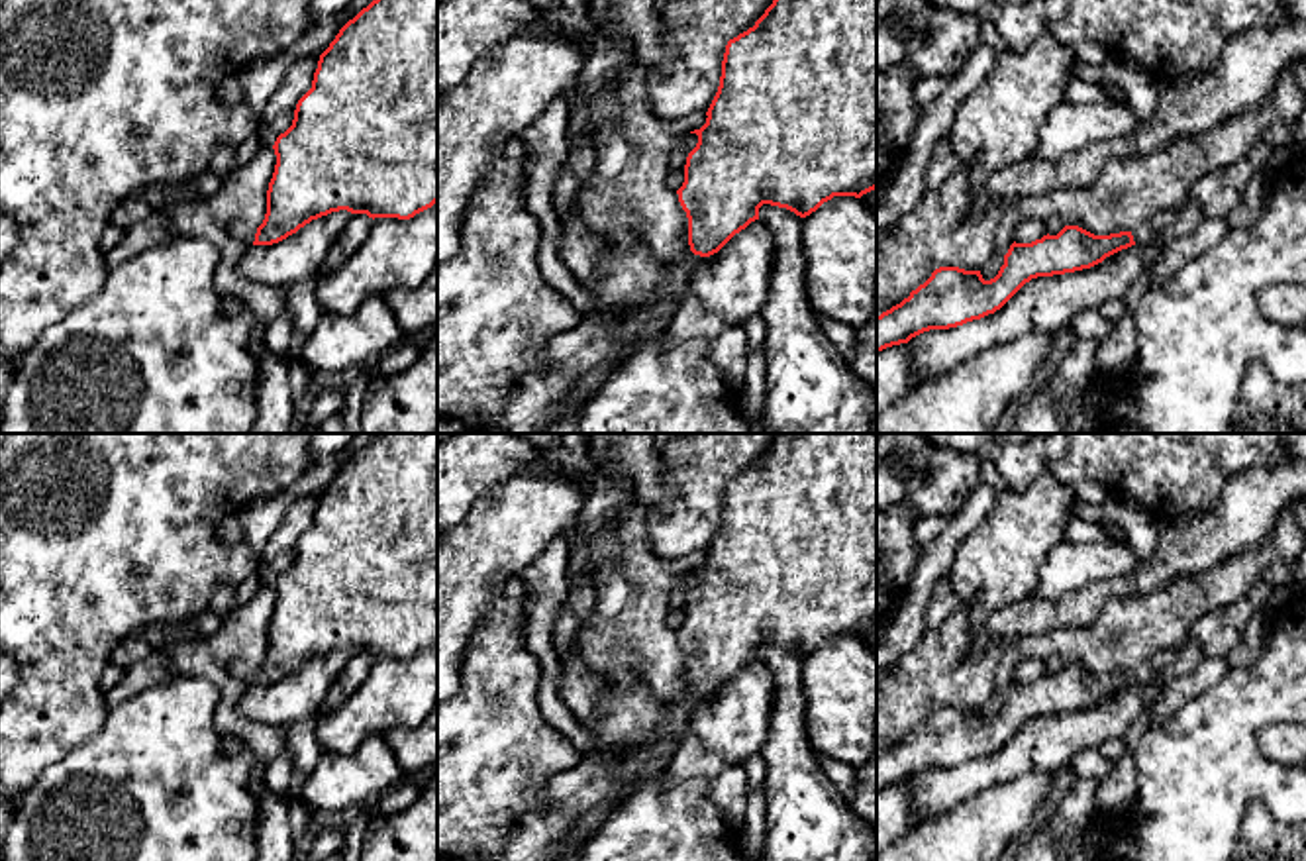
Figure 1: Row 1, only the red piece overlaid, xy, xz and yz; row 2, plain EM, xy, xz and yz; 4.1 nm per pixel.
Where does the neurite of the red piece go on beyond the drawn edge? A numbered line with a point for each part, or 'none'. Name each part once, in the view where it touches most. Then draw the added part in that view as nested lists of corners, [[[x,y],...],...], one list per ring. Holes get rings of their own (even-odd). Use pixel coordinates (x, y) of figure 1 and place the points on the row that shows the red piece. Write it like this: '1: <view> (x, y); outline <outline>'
1: xy (240, 230); outline [[[235,222],[231,224],[231,235],[253,245],[255,241],[257,228],[245,224],[245,222]]]

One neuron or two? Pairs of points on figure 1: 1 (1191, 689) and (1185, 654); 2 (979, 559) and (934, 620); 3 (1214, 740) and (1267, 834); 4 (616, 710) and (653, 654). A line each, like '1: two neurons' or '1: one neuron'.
1: two neurons
2: two neurons
3: two neurons
4: two neurons

